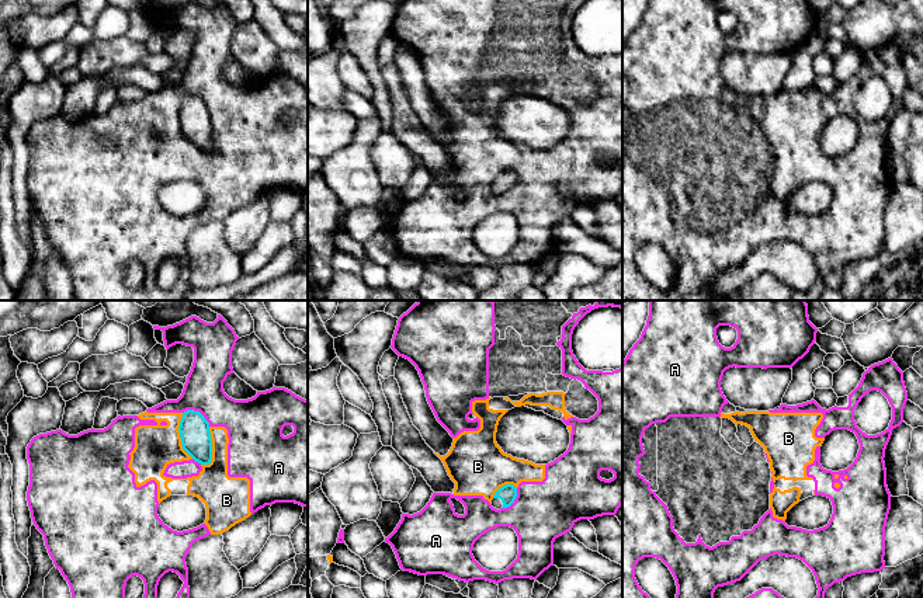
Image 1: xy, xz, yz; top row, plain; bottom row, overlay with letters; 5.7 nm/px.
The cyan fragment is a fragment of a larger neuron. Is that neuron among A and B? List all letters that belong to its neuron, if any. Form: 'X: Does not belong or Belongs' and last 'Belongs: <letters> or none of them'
A: Does not belong
B: Does not belong
Belongs: none of them

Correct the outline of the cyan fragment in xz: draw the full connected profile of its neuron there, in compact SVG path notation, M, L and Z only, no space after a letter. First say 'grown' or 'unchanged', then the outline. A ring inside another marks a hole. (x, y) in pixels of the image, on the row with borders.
grown | M506 484L495 493L490 504L496 510L507 508L514 503L516 497L517 487L514 487L513 484Z

